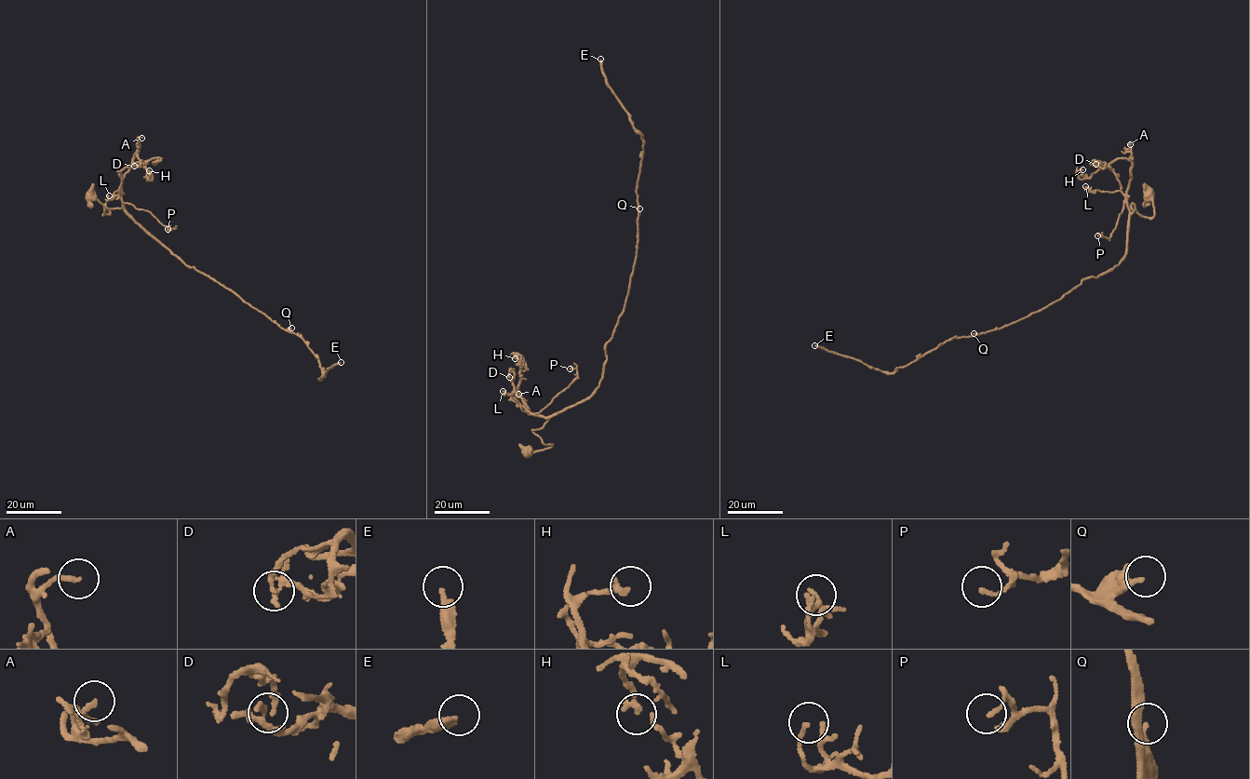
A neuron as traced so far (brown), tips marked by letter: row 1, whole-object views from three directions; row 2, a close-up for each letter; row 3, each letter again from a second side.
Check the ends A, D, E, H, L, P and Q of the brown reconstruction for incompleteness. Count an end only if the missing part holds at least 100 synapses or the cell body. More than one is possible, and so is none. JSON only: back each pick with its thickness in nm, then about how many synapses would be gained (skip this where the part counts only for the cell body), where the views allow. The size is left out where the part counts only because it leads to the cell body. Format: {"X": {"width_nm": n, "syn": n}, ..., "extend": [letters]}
{"E": {"width_nm": 280, "syn": 450}, "extend": ["E"]}

